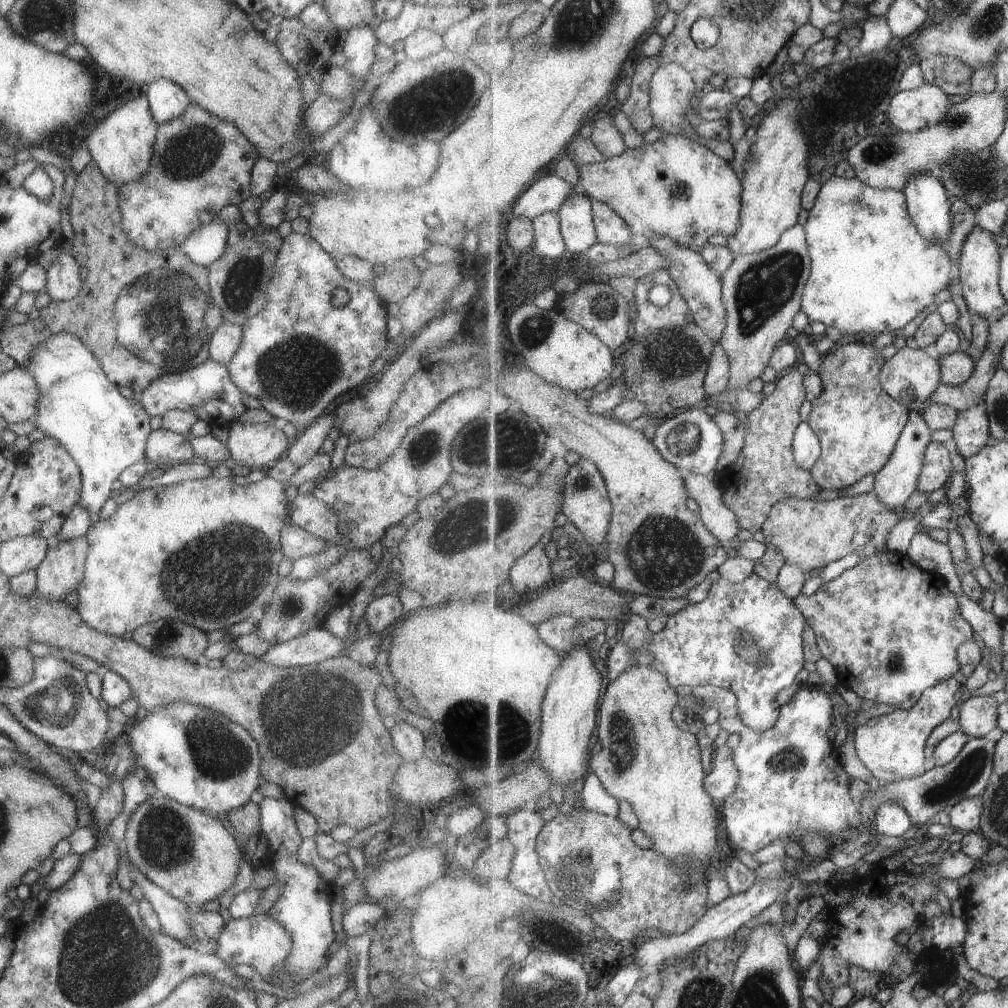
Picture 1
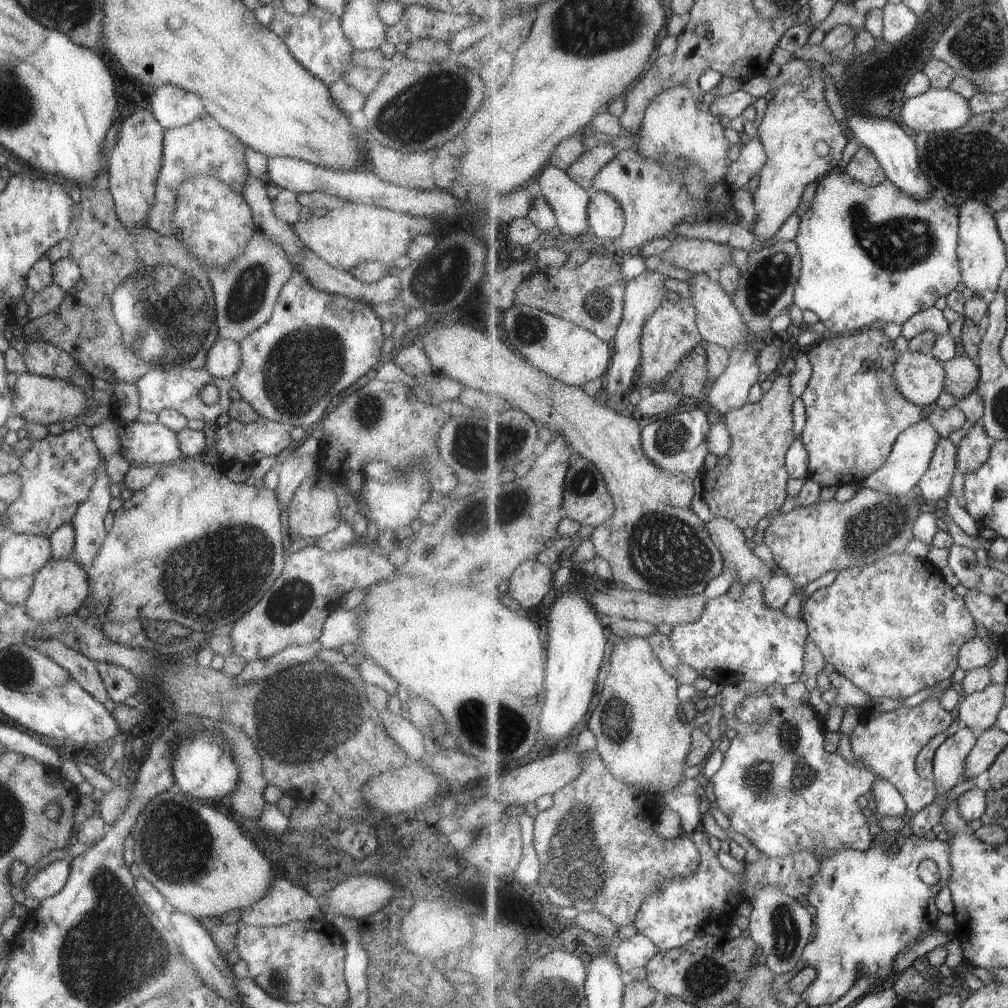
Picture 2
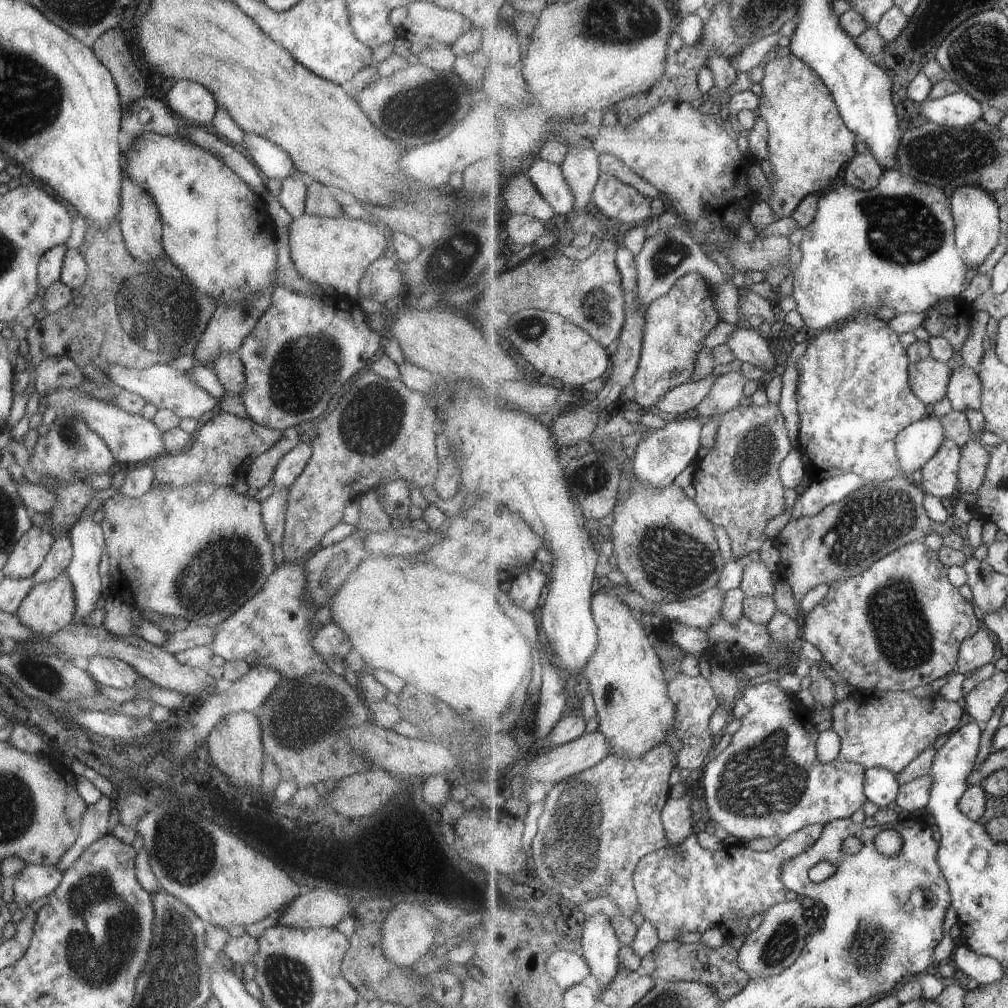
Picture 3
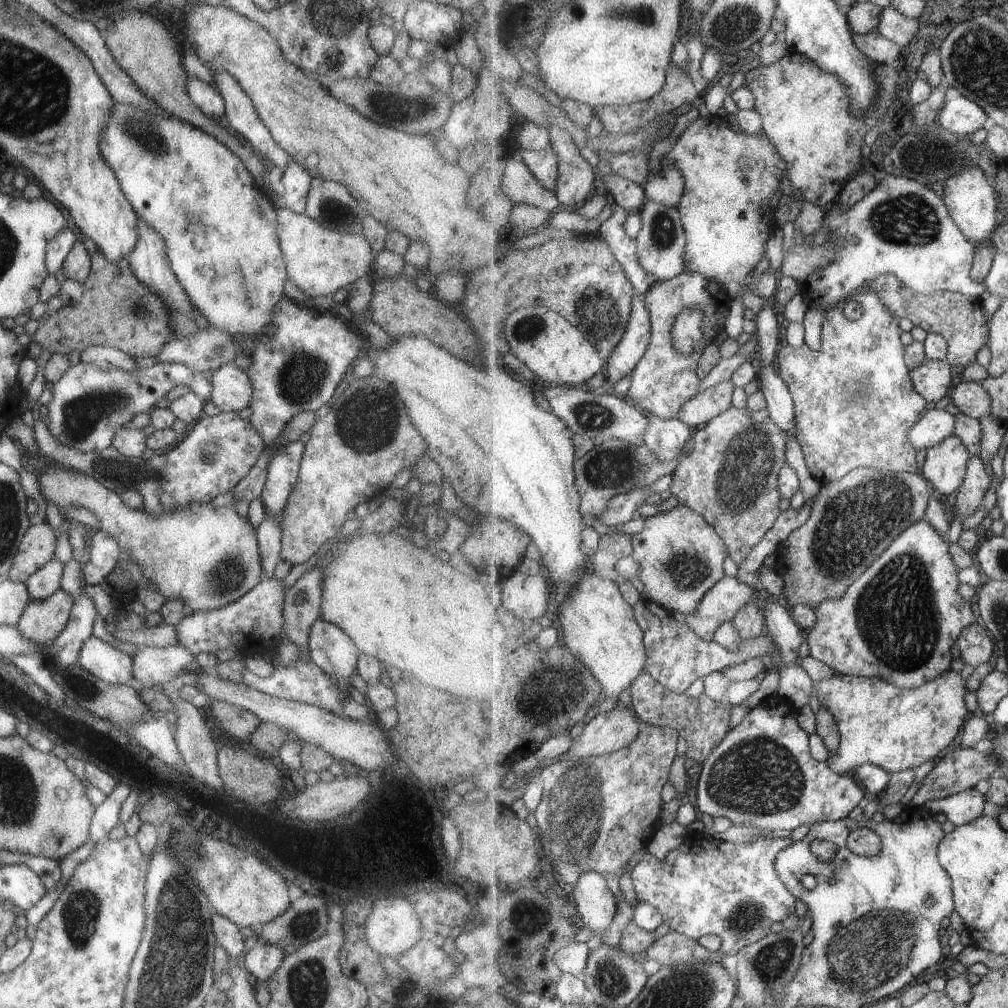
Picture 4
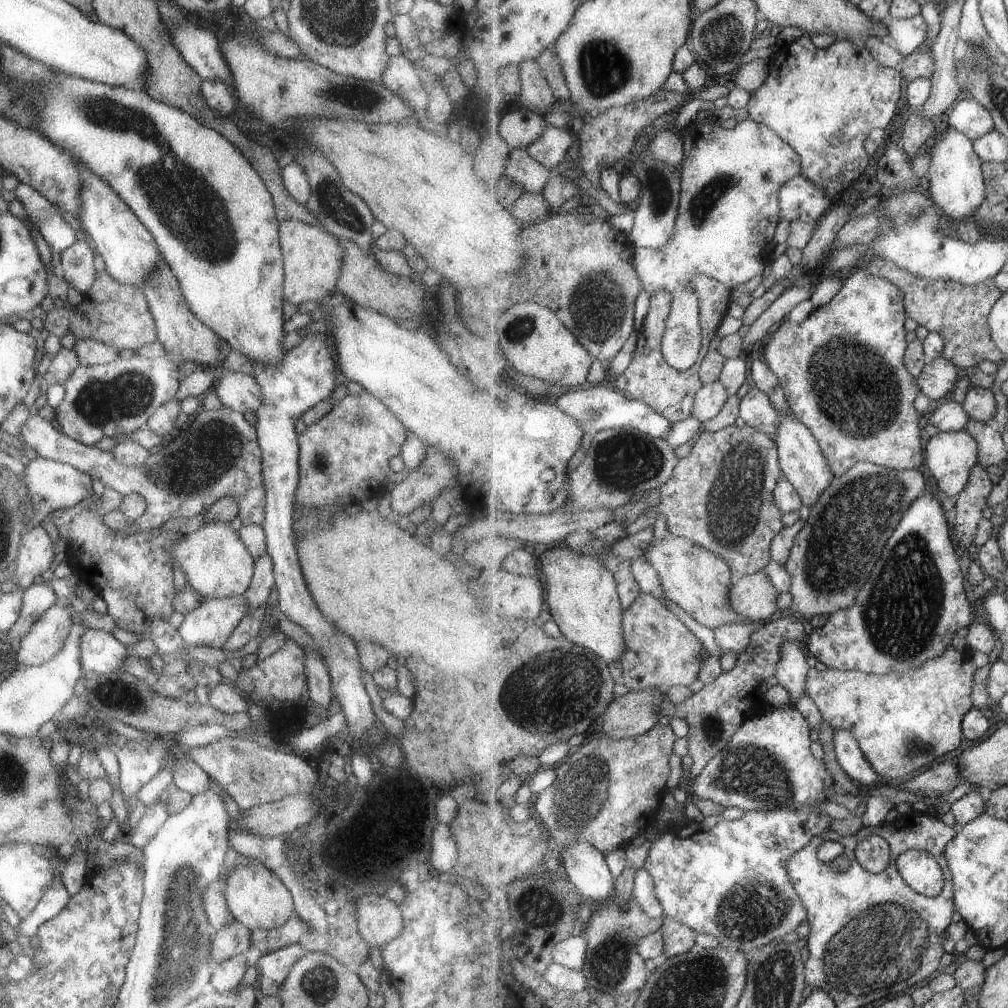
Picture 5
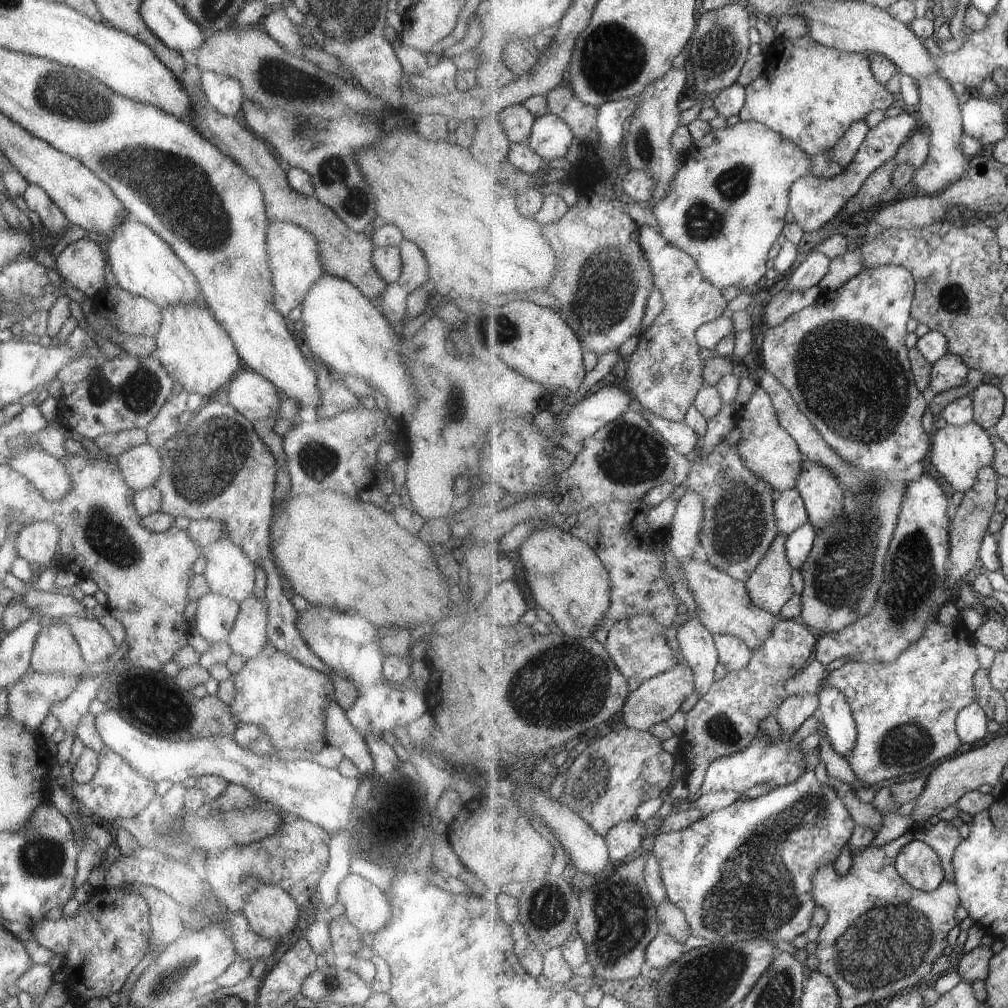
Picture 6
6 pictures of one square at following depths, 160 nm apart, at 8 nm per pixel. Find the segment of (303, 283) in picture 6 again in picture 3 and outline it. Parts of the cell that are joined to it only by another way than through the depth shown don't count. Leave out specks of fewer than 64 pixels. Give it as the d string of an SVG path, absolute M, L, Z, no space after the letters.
M303 213L291 217L287 224L286 245L293 268L301 278L316 285L331 286L339 297L355 299L358 297L358 282L365 268L372 260L383 256L383 248L389 245L389 238L385 238L376 225L360 219Z

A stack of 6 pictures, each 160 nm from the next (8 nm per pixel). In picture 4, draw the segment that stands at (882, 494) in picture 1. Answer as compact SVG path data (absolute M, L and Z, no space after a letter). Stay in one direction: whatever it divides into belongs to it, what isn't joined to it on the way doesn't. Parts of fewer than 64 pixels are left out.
M944 409L924 413L910 431L910 441L917 450L929 450L933 445L954 434L956 415Z

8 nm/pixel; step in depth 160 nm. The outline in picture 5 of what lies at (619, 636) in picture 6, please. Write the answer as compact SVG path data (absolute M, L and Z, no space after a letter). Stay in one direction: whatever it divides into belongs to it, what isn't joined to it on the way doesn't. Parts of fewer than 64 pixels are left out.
M641 593L631 608L624 611L623 634L626 642L620 663L622 683L631 691L649 687L667 693L674 686L689 686L699 679L700 670L709 659L703 642L651 594Z

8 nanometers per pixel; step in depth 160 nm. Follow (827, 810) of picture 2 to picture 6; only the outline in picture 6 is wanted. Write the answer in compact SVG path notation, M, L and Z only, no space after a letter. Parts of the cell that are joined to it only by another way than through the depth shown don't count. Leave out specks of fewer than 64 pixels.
M782 732L781 742L778 744L767 744L767 742L760 740L762 737L759 737L747 750L731 756L724 756L723 759L717 759L706 772L701 792L705 794L735 791L742 794L747 792L749 788L766 782L770 784L771 790L773 790L775 787L780 787L800 779L800 776L804 775L804 772L808 770L808 766L807 763L803 762L801 748L798 745L796 748L789 746L791 736L787 737Z

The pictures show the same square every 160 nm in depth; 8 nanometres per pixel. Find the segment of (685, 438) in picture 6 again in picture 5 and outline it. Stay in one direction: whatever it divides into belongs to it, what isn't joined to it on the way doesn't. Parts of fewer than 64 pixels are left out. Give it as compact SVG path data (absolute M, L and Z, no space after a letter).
M604 384L594 385L587 390L568 392L558 398L556 405L561 410L574 416L591 437L594 437L600 430L615 427L633 427L643 431L645 434L667 439L674 427L674 423L656 410L653 410L645 402L626 397L617 388L610 389L608 385Z

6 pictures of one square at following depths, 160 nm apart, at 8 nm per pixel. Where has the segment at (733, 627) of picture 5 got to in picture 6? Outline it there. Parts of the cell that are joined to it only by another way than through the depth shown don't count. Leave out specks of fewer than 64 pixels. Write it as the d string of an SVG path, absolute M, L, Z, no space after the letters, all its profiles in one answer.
M714 635L720 654L720 664L729 671L744 669L754 653L749 645L733 635Z

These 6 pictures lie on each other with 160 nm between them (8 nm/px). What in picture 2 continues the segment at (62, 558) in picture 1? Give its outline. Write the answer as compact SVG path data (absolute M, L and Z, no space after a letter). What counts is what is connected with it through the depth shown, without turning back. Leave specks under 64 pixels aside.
M50 558L32 577L33 584L21 606L25 614L37 623L47 623L65 615L76 614L84 606L83 600L89 592L88 578L86 572L73 559Z

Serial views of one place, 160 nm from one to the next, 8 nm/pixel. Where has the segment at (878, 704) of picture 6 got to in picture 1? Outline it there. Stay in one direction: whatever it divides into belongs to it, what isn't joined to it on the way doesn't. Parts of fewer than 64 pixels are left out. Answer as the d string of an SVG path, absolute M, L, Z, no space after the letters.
M951 677L945 682L929 687L913 708L896 709L888 715L871 717L864 724L855 728L854 744L857 755L864 766L873 774L872 776L875 776L881 784L887 784L911 777L920 777L928 771L930 764L927 762L926 755L927 741L932 736L933 731L949 719L955 704L960 704L960 702L955 702L955 694L961 691L959 688L961 688L961 682L957 678Z

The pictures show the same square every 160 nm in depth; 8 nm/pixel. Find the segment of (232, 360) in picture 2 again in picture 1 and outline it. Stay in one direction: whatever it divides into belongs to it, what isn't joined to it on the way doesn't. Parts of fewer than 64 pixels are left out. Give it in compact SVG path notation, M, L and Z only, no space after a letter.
M223 321L208 338L208 358L226 366L238 349L241 335L241 326Z

